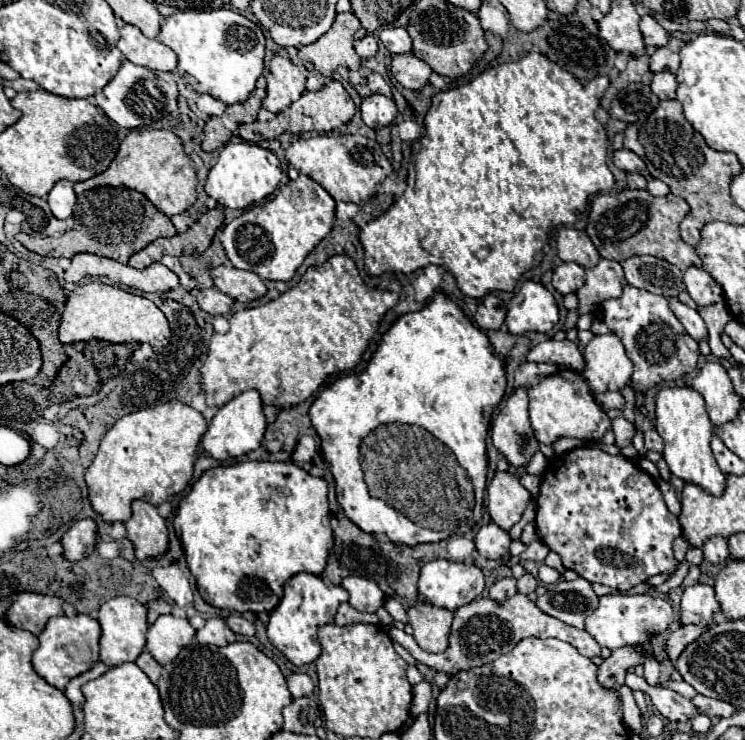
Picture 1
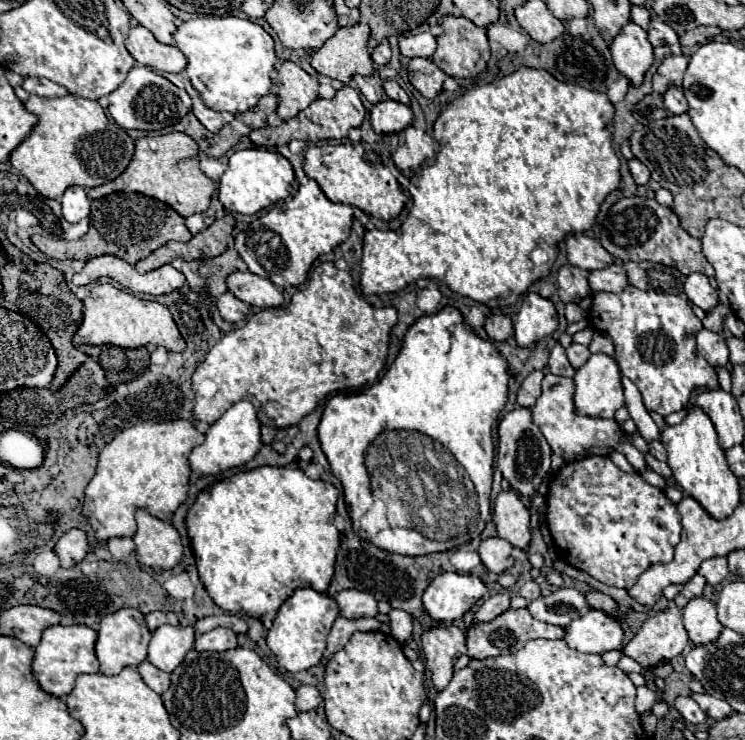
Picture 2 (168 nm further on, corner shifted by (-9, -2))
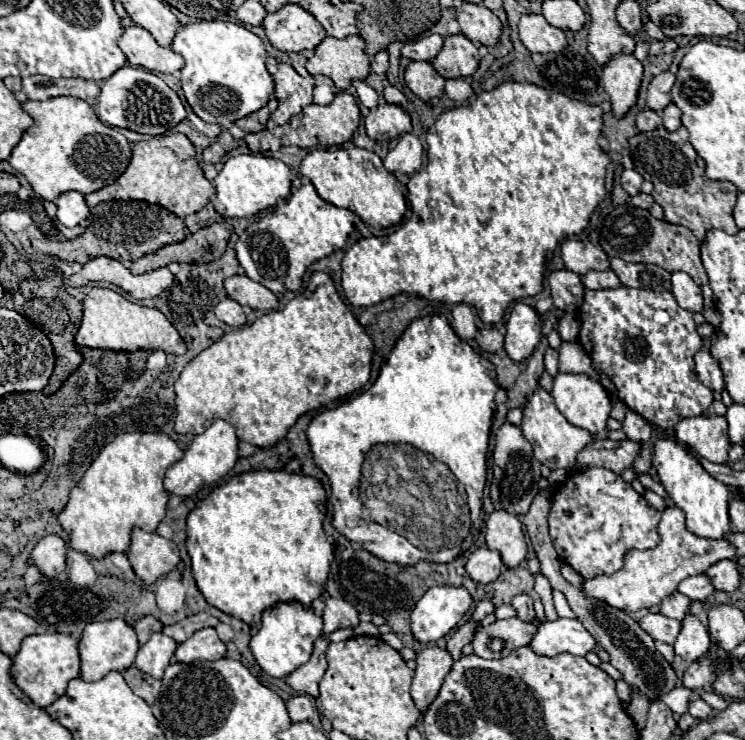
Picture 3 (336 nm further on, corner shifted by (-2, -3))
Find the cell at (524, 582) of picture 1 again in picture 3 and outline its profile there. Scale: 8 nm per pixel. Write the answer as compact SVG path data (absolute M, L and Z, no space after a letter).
M518 594L512 598L512 606L516 608L516 616L522 618L522 620L528 620L528 622L534 622L536 614L534 614L534 604L532 604L532 596L530 594Z

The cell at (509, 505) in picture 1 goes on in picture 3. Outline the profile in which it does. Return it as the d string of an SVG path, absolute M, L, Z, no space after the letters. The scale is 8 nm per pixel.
M494 510L486 520L486 544L492 550L498 550L504 564L514 568L520 566L526 560L526 538L522 534L520 520L506 512L506 510Z

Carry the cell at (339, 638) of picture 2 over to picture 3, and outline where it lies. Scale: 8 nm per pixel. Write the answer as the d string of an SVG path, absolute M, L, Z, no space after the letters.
M322 634L316 642L314 642L314 652L312 658L302 664L298 670L294 670L286 682L300 694L310 694L310 696L318 696L318 682L322 680L324 672L326 672L326 650L328 650L330 640Z

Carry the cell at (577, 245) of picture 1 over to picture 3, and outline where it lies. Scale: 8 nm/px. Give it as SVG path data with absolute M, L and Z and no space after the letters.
M566 240L562 244L562 260L564 266L570 268L572 272L584 276L588 270L608 270L608 256L604 254L602 248L590 244L590 242L580 242L580 240Z

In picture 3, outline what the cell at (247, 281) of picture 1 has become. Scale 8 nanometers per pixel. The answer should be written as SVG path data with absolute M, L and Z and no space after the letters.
M230 276L224 280L224 288L240 306L250 306L252 310L278 308L278 298L266 286L250 280L248 276Z

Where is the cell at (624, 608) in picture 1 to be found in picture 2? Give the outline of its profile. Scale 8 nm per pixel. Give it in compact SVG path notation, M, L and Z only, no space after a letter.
M591 609L587 615L573 619L565 627L563 641L581 653L605 653L619 649L623 643L623 629L617 619L605 615L603 611Z

